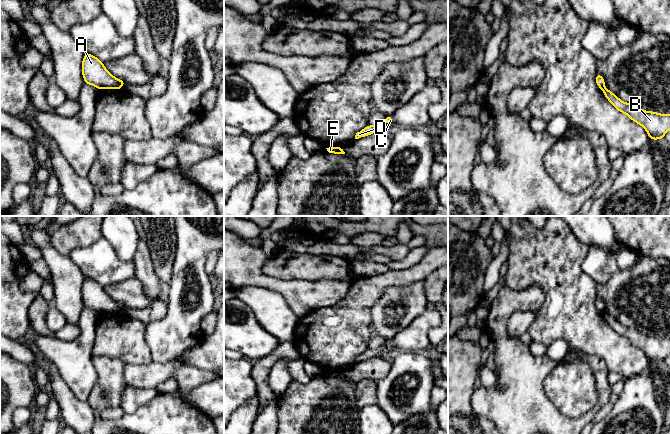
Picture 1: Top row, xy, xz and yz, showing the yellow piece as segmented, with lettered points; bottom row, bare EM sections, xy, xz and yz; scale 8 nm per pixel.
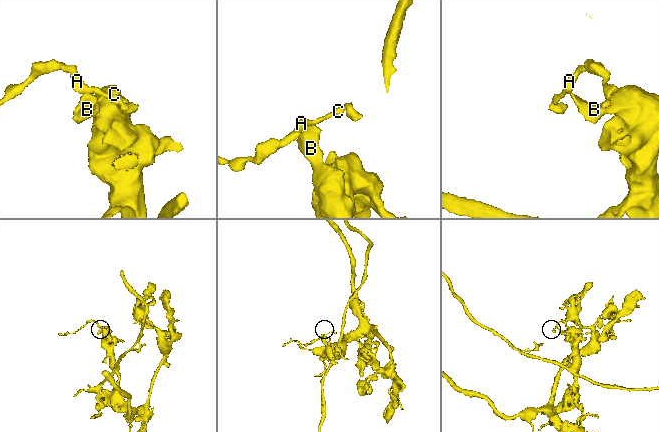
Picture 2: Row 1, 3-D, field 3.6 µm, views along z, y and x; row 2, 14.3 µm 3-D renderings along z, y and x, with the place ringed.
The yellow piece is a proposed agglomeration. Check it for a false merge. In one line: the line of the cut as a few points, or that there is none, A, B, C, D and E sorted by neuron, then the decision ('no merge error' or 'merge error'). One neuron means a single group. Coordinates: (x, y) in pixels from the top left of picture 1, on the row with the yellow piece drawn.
cut yz (605, 87), (602, 89); groups A C D / B E; merge error

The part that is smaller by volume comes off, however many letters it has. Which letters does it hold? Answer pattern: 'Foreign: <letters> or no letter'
Foreign: A, C, D

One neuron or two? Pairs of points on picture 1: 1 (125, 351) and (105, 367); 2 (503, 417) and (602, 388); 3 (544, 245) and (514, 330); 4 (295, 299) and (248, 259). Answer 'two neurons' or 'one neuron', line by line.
1: two neurons
2: one neuron
3: two neurons
4: one neuron

